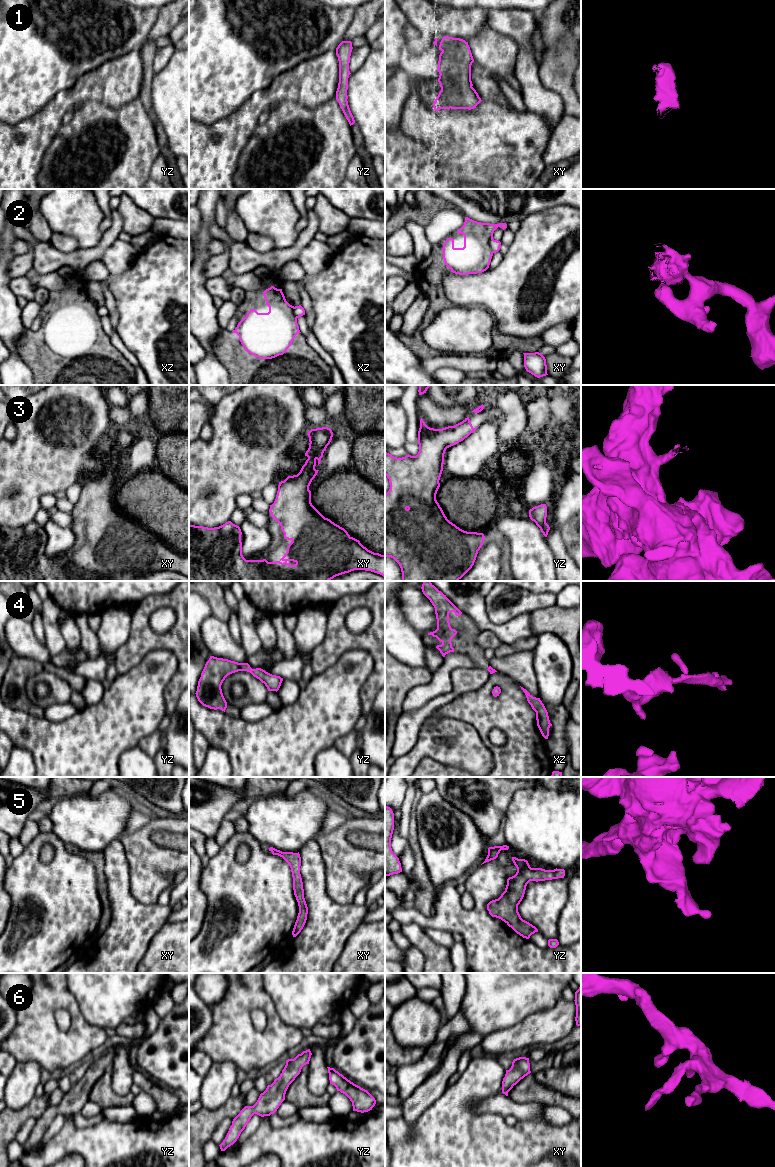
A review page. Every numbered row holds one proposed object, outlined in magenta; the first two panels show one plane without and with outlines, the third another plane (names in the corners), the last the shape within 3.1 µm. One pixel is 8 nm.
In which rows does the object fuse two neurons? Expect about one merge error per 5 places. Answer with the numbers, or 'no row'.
2

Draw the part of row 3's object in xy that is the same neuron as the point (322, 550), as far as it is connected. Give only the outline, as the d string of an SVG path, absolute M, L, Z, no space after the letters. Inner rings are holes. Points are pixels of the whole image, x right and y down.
M322 427L311 429L307 435L310 443L305 456L308 459L297 475L288 476L279 482L276 499L269 509L271 517L280 524L284 539L292 541L284 556L276 562L268 562L266 559L246 560L242 555L241 529L231 521L214 528L189 524L189 581L330 581L336 576L354 570L371 571L385 577L385 555L368 550L359 540L325 518L312 505L309 486L319 471L315 466L320 464L323 453L332 440L333 432L328 427Z

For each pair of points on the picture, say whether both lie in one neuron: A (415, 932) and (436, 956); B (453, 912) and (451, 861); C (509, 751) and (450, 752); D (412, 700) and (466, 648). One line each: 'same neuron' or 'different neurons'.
A: same neuron
B: different neurons
C: different neurons
D: different neurons

